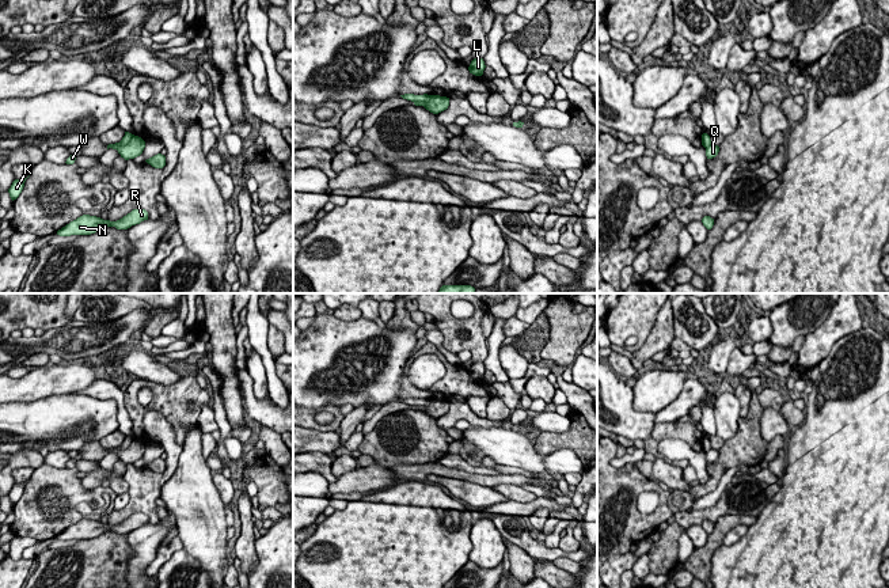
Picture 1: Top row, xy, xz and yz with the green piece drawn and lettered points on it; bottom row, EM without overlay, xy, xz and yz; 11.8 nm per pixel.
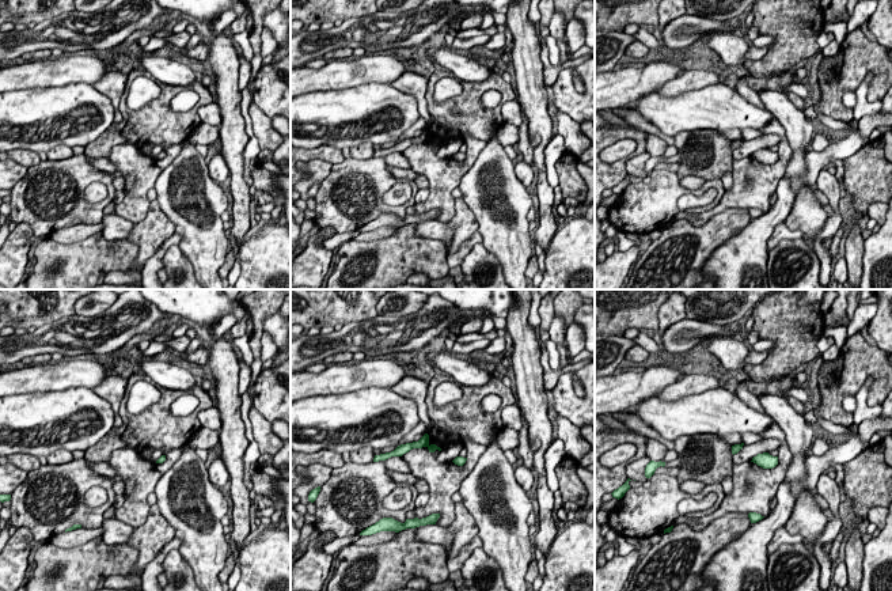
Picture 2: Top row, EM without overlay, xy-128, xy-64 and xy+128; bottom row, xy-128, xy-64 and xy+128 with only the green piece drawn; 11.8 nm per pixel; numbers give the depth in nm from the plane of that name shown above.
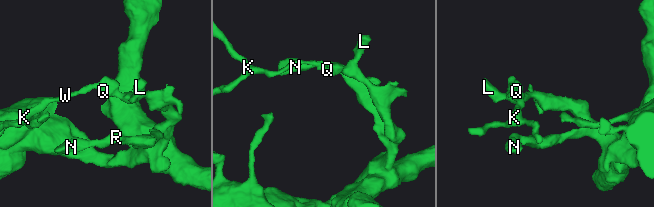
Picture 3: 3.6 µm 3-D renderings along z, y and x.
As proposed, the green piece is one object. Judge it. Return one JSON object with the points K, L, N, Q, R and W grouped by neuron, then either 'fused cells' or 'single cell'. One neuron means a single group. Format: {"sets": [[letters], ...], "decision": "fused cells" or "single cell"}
{"sets": [["K", "W"], ["L", "N", "Q", "R"]], "decision": "fused cells"}

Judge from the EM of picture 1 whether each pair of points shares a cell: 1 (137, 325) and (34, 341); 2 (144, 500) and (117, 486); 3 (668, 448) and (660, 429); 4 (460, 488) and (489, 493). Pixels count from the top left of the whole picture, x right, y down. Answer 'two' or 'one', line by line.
1: one
2: two
3: two
4: one

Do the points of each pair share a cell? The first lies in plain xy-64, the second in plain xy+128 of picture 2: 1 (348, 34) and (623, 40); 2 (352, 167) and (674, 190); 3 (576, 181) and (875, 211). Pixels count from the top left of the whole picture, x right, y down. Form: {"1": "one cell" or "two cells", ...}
{"1": "one cell", "2": "one cell", "3": "two cells"}

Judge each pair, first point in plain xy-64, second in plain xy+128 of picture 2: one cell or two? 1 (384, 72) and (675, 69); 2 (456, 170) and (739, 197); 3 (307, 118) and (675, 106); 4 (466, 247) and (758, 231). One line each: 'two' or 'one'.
1: one
2: one
3: one
4: two

